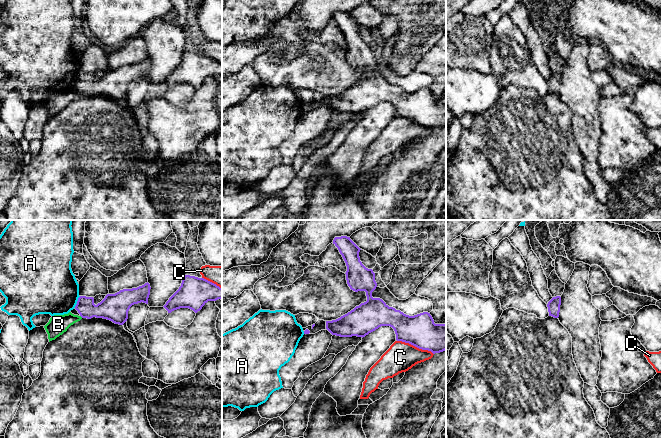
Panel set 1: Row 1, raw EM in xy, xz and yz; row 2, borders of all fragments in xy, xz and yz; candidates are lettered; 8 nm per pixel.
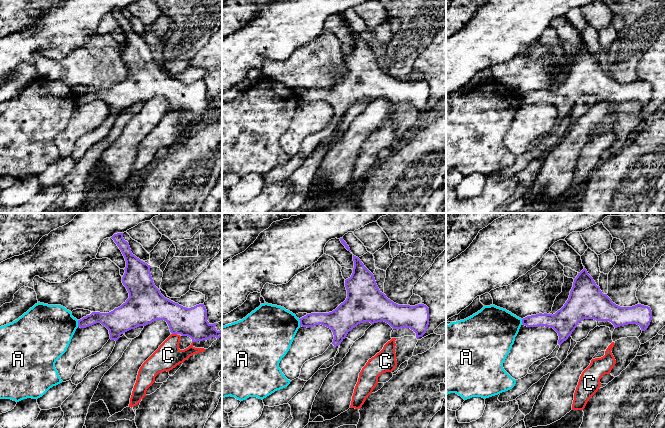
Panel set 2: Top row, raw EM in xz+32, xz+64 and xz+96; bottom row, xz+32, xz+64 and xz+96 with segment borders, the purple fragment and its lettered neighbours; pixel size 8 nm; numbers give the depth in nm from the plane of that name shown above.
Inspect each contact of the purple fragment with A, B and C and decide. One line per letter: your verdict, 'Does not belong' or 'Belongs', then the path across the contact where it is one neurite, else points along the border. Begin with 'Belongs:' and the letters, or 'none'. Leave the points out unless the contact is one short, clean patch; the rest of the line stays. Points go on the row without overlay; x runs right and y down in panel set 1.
Belongs: none
A: Does not belong. Boundary: xy (80, 72), (74, 83)
B: Does not belong. Boundary: xy (80, 91), (82, 93)
C: Does not belong

